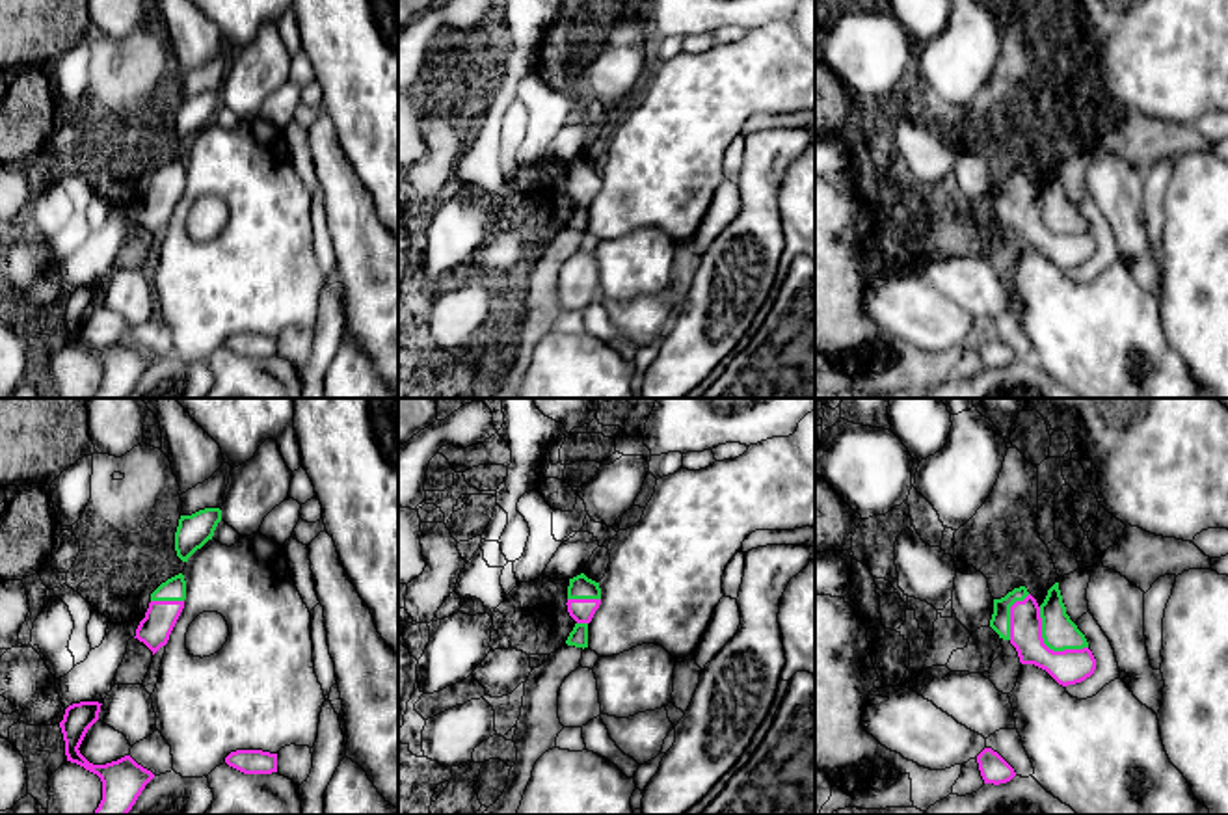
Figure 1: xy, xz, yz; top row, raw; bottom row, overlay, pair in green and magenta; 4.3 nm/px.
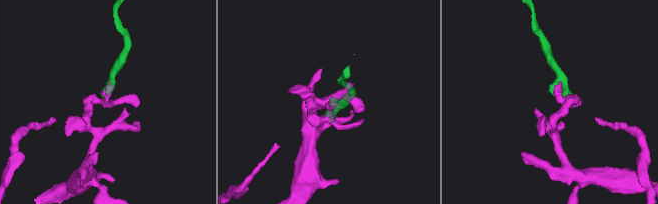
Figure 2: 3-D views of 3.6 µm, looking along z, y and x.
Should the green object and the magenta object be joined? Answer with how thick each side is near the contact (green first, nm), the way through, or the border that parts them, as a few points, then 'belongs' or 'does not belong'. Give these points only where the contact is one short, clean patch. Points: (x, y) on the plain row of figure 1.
150 nm thick on the green side, 150 nm on the other; border along yz (1039, 190), (1041, 220), (1050, 231), (1087, 231); does not belong

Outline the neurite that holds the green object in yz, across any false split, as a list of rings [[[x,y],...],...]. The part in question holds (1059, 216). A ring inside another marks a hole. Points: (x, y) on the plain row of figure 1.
[[[1055,166],[1040,188],[1042,221],[1053,234],[1088,231],[1085,218],[1066,197],[1059,166]]]

